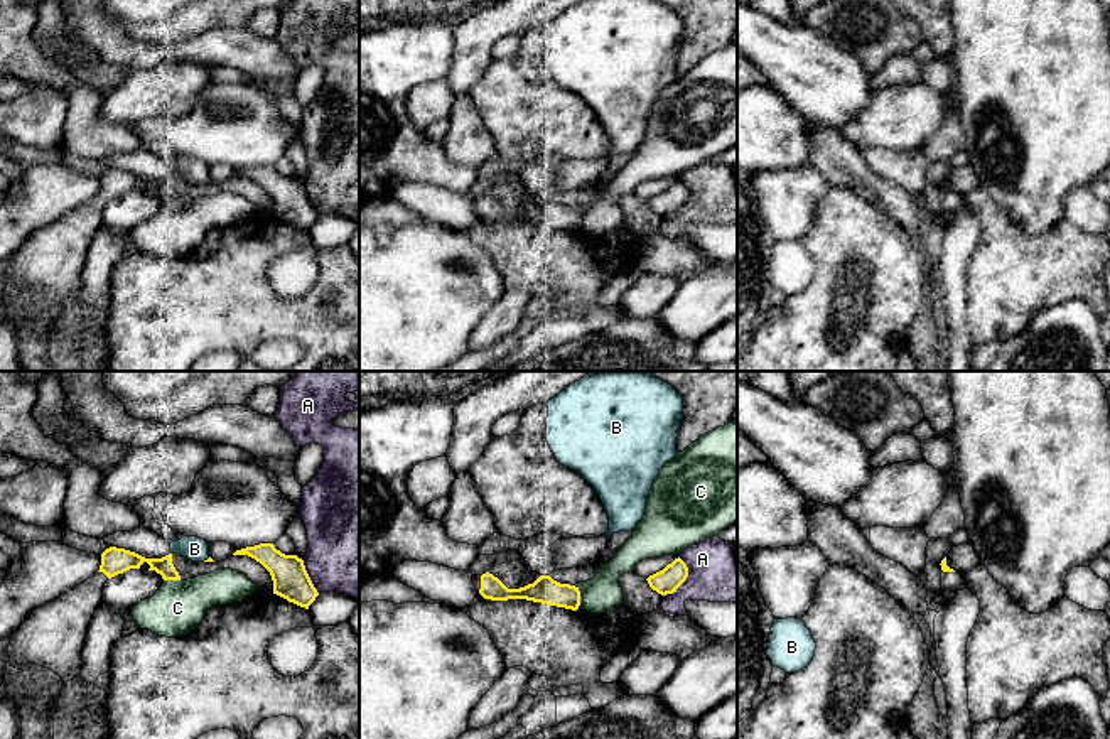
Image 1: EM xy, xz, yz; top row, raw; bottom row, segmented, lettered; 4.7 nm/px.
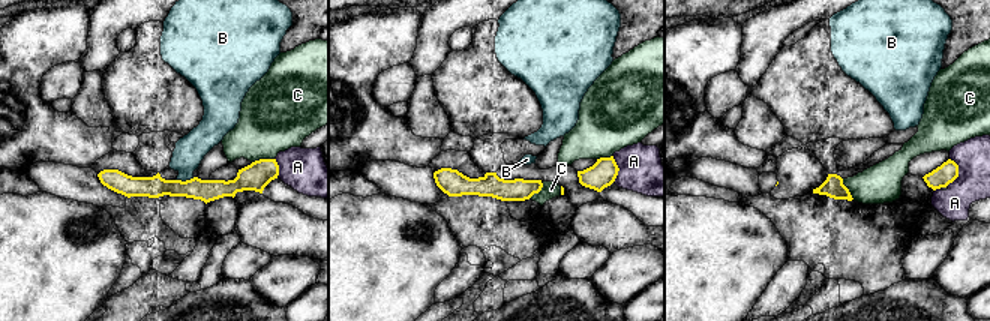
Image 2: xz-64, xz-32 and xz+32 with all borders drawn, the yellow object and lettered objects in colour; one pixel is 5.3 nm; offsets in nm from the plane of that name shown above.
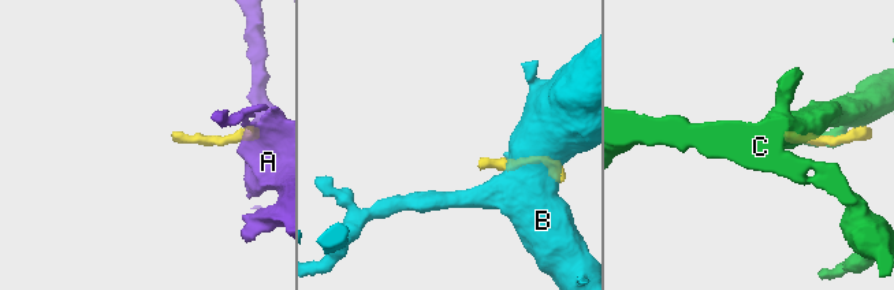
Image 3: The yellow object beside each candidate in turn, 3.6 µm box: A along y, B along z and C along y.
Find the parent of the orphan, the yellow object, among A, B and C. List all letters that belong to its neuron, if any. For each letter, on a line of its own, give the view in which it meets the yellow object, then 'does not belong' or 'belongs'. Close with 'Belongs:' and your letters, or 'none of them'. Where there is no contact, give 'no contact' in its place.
A: meets yellow in xz; does not belong
B: meets yellow in xy; does not belong
C: meets yellow in xz; does not belong
Belongs: none of them

